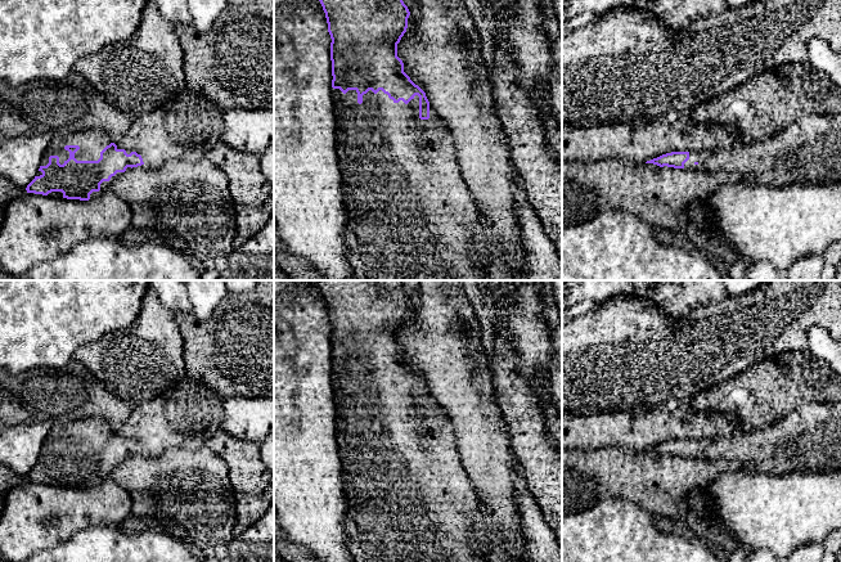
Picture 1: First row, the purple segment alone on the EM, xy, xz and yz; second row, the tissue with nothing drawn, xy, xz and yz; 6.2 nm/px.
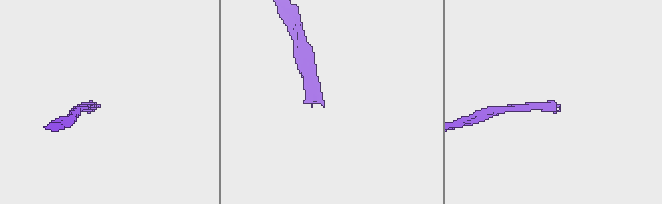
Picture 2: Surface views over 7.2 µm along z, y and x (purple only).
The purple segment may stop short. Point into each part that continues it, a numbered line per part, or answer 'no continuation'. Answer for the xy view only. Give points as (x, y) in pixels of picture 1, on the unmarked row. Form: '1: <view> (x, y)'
1: xy (91, 430)

